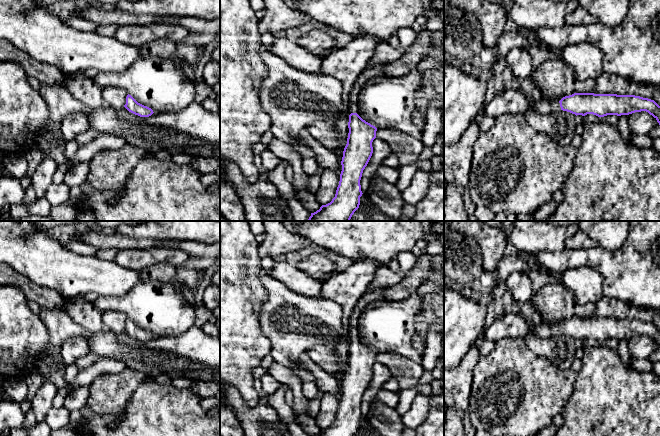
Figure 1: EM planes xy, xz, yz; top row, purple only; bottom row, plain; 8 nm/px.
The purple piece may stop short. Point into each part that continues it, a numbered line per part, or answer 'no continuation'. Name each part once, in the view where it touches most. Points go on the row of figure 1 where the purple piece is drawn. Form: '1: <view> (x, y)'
1: yz (541, 107)

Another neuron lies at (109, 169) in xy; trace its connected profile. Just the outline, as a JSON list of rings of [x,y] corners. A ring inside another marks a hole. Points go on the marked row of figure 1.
[[[125,145],[119,150],[101,150],[91,159],[85,182],[98,191],[117,195],[123,192],[129,175],[142,157],[143,150],[134,145]]]

